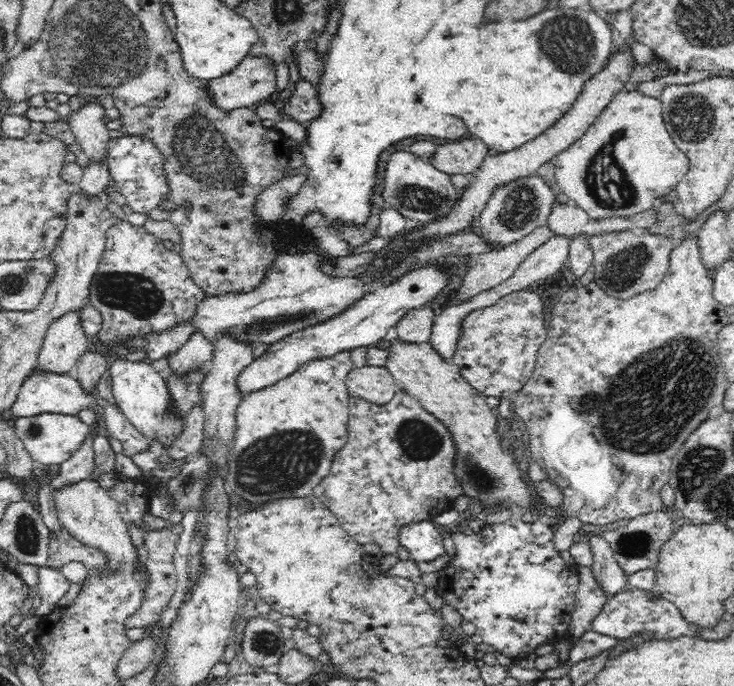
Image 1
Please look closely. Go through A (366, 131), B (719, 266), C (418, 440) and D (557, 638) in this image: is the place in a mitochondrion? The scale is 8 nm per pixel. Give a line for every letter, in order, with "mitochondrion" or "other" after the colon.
A: other
B: other
C: mitochondrion
D: other

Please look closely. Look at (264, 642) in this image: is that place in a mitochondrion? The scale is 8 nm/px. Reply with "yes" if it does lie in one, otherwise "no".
yes

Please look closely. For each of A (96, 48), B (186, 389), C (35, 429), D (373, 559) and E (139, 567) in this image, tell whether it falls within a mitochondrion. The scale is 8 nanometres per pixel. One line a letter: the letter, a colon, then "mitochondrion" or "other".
A: mitochondrion
B: mitochondrion
C: mitochondrion
D: other
E: other

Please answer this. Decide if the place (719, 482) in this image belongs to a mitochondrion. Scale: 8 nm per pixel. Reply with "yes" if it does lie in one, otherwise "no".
yes

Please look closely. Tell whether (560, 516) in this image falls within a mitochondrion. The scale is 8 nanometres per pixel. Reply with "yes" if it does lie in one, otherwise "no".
no

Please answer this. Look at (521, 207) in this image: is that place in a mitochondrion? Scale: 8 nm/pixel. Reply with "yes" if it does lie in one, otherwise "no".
yes

